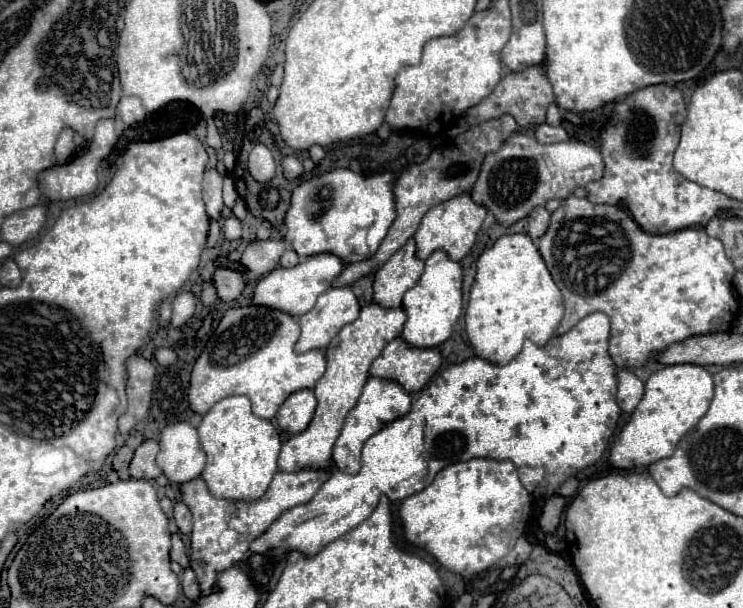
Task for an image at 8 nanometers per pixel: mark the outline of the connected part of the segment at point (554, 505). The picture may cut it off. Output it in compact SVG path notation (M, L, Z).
M555 494L551 498L545 500L545 506L543 506L543 512L539 516L539 530L549 536L557 530L559 526L559 520L561 520L561 514L563 514L563 508L567 504L567 498Z

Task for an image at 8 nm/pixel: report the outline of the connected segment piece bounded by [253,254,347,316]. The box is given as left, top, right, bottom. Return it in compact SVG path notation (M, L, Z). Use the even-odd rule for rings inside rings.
M315 254L293 268L275 268L257 282L253 304L277 308L291 316L301 316L315 306L319 294L323 294L323 290L329 290L333 286L333 280L339 278L345 268L347 264L335 254Z

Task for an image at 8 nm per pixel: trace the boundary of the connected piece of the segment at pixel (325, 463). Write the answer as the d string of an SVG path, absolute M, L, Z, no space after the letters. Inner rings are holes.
M367 304L361 308L361 314L355 322L343 326L339 334L327 346L327 370L323 378L317 382L317 410L307 430L291 436L279 454L279 470L297 472L303 468L329 468L331 466L331 448L339 436L343 420L347 412L357 404L361 390L369 378L369 368L373 360L383 352L387 342L397 338L403 332L403 324L407 320L405 308L385 308L379 304Z

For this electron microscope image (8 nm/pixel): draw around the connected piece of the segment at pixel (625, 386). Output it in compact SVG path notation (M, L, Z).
M619 370L617 376L619 376L617 402L619 402L621 410L625 410L625 412L631 414L631 412L637 408L639 400L643 398L645 386L643 386L643 382L641 382L635 374L631 374L631 372L627 372L627 370Z

